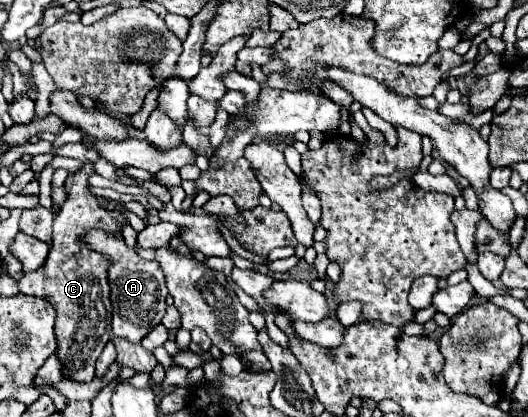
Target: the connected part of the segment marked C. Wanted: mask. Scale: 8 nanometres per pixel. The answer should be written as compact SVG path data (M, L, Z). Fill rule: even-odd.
M84 163L84 169L70 173L66 179L68 199L64 201L60 213L54 219L54 241L44 265L36 271L28 271L18 279L18 289L24 295L42 297L50 301L56 309L56 355L62 365L62 375L74 381L90 383L94 379L94 363L100 357L104 345L112 337L112 305L108 287L108 259L104 255L90 251L80 235L90 227L120 229L124 217L119 212L106 211L100 207L96 197L88 191L88 177L92 173L92 163Z

